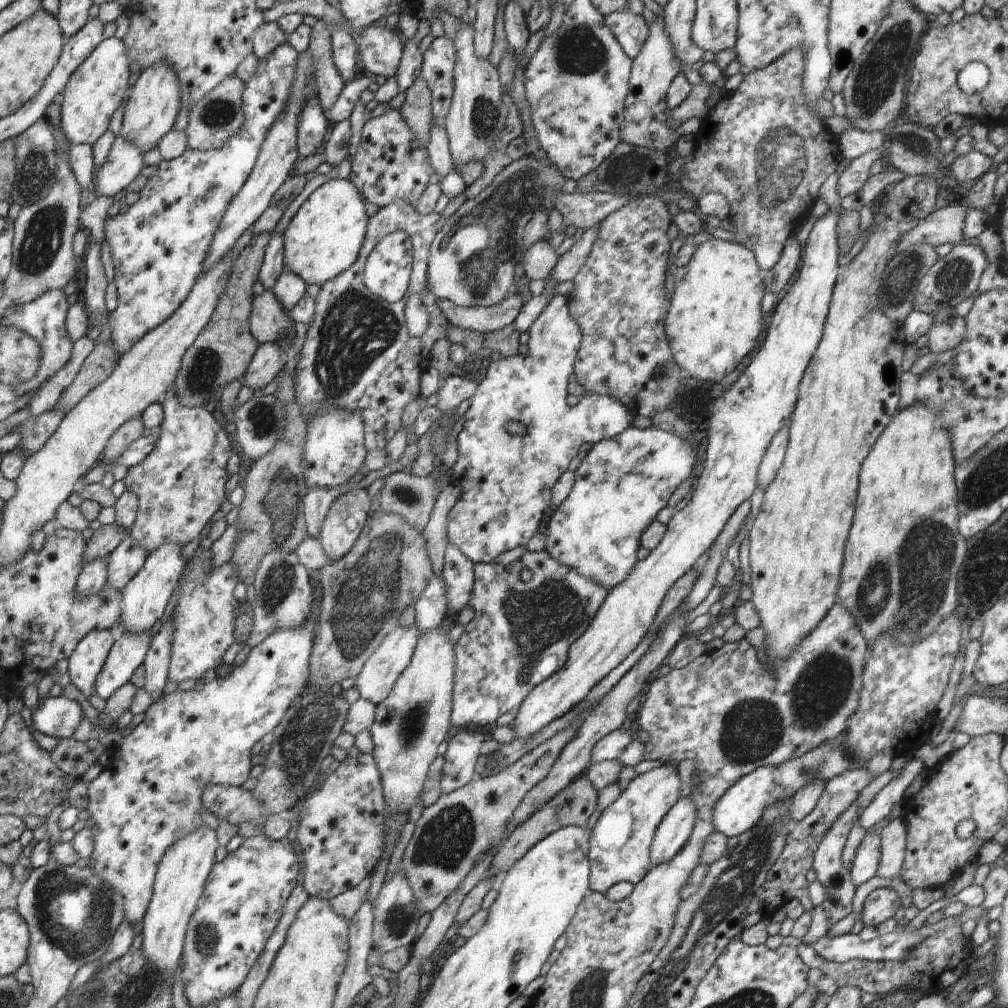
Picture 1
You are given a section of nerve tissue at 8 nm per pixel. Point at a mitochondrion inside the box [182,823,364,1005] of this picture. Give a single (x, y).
(206, 944)

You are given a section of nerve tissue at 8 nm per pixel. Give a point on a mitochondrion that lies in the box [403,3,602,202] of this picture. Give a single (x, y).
(485, 120)

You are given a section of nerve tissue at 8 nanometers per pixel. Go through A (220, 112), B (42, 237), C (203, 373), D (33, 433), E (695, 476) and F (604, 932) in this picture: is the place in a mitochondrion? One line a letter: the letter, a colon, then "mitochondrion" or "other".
A: mitochondrion
B: mitochondrion
C: mitochondrion
D: mitochondrion
E: other
F: other

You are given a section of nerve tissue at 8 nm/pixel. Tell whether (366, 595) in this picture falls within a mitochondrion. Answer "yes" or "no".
yes

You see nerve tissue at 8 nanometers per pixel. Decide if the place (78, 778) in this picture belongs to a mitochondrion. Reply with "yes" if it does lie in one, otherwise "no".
no

